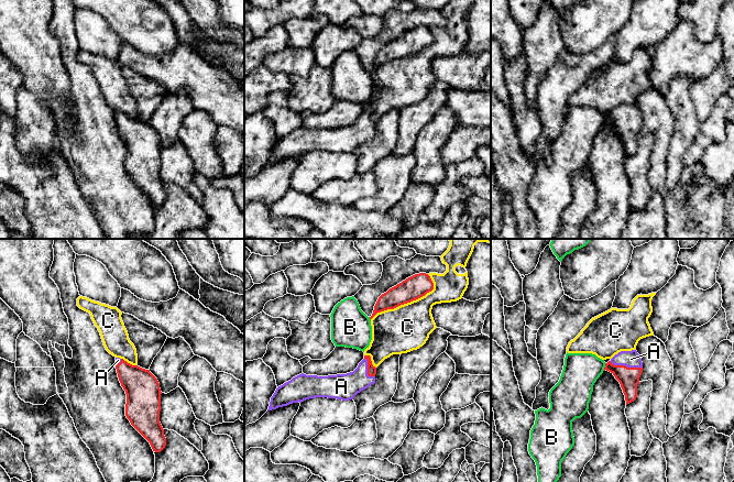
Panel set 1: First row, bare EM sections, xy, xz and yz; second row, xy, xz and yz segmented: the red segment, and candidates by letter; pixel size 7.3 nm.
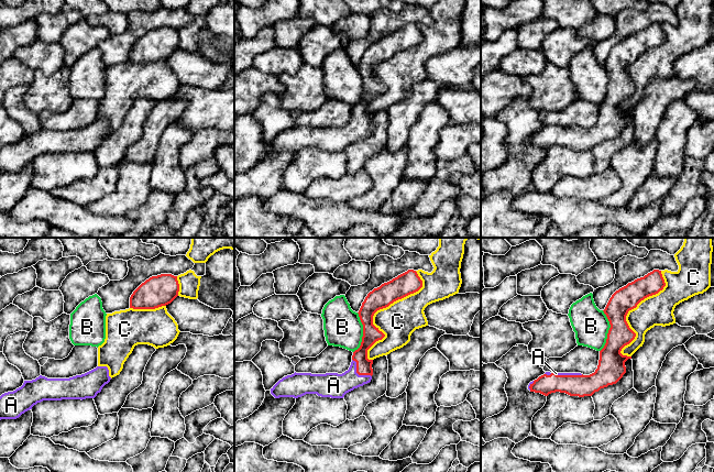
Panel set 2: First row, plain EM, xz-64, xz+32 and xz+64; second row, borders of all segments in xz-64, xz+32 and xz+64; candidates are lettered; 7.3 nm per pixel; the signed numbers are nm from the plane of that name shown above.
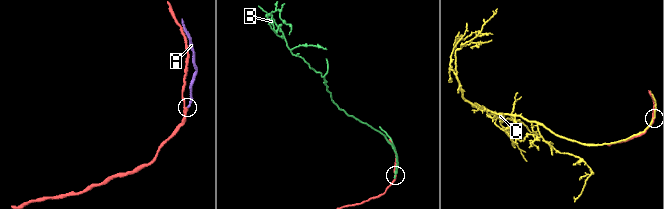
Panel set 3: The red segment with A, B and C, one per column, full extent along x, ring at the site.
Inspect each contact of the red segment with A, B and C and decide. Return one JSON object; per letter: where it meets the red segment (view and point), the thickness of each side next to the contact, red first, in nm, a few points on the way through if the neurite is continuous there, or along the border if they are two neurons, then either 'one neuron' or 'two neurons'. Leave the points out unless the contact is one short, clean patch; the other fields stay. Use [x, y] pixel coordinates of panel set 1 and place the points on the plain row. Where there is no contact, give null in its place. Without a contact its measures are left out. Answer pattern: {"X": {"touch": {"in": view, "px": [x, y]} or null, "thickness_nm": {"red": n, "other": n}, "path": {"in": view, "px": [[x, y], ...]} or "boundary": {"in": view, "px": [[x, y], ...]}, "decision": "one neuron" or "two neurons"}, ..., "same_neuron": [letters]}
{"A": {"touch": {"in": "yz", "px": [626, 120]}, "thickness_nm": {"red": 160, "other": 130}, "decision": "one neuron"}, "B": {"touch": {"in": "yz", "px": [605, 120]}, "thickness_nm": {"red": 160, "other": 260}, "decision": "two neurons"}, "C": {"touch": {"in": "xz", "px": [407, 55]}, "thickness_nm": {"red": 170, "other": 340}, "decision": "two neurons"}, "same_neuron": ["A"]}

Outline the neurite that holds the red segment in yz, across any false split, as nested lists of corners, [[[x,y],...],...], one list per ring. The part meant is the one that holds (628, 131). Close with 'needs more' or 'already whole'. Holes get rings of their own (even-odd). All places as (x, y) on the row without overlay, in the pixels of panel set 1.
[[[637,105],[618,106],[605,117],[605,123],[620,135],[626,158],[634,155],[637,151],[637,138],[643,125],[643,116]]]; needs more

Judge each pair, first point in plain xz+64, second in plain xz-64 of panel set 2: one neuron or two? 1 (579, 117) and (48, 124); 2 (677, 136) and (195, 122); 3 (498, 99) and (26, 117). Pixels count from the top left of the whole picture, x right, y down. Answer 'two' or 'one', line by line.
1: one
2: two
3: two

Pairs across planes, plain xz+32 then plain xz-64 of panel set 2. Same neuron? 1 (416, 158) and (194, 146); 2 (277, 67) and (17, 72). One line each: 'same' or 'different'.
1: different
2: different

